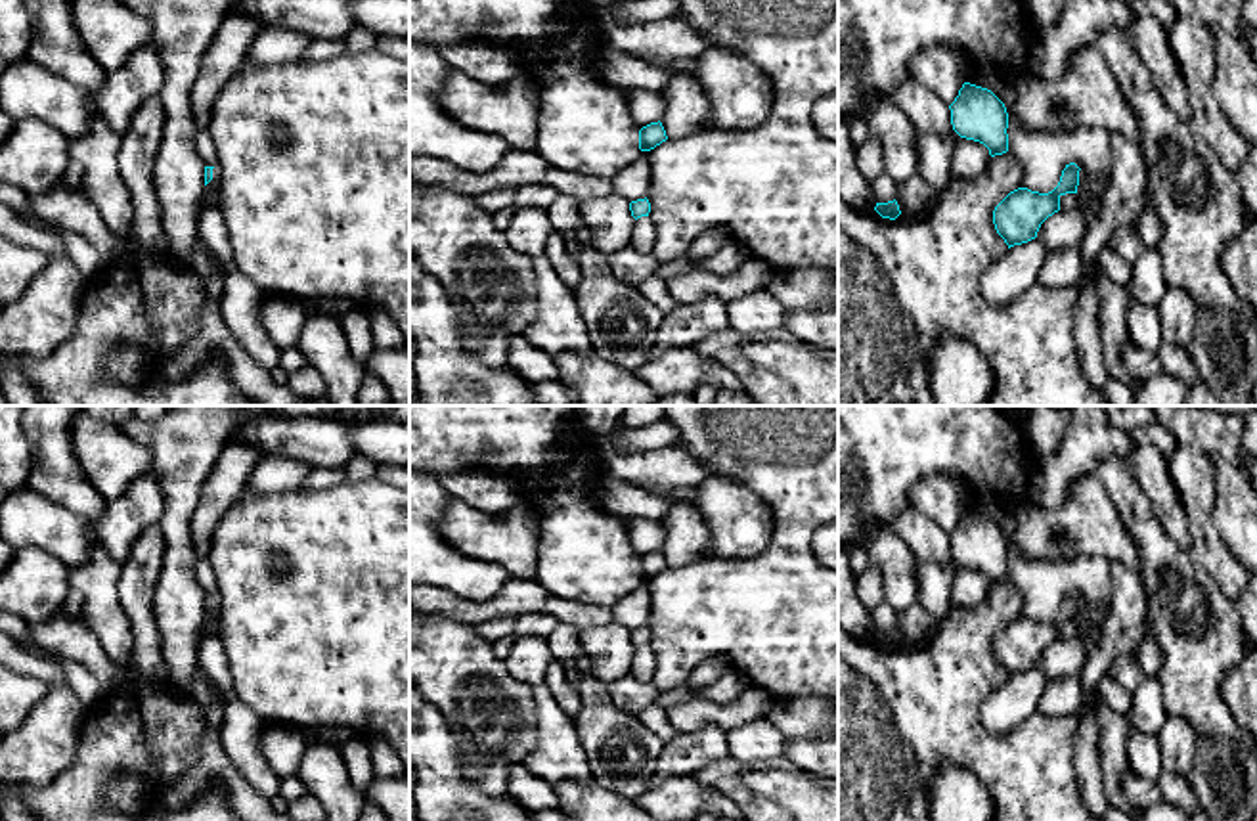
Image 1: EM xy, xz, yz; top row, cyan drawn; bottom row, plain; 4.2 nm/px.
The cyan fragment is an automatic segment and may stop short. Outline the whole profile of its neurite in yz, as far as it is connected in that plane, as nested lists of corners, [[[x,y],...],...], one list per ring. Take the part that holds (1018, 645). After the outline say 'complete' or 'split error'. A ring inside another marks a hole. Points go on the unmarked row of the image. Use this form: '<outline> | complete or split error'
[[[1070,591],[1052,620],[1039,622],[1018,616],[995,635],[993,653],[1008,677],[1035,668],[1041,653],[1060,639],[1060,626],[1077,622],[1079,599],[1075,591]]] | complete

